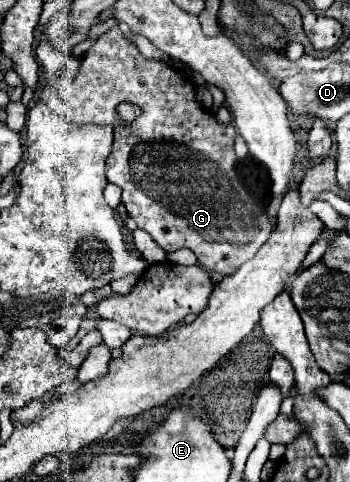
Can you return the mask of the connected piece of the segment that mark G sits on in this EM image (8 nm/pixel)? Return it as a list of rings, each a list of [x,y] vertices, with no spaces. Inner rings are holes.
[[[119,27],[103,33],[95,45],[83,55],[77,77],[73,79],[73,95],[65,99],[65,117],[71,123],[109,123],[115,131],[115,147],[107,157],[107,179],[123,189],[121,201],[135,223],[145,229],[153,241],[167,253],[187,247],[191,249],[199,265],[219,275],[235,273],[245,261],[249,261],[257,249],[269,239],[273,225],[267,211],[245,191],[235,173],[235,127],[215,121],[209,109],[199,107],[193,97],[193,83],[171,69],[165,71],[163,61],[151,61],[145,77],[137,75],[135,67],[141,65],[141,57]],[[133,103],[141,109],[141,115],[133,123],[123,123],[117,115],[117,105]]]

